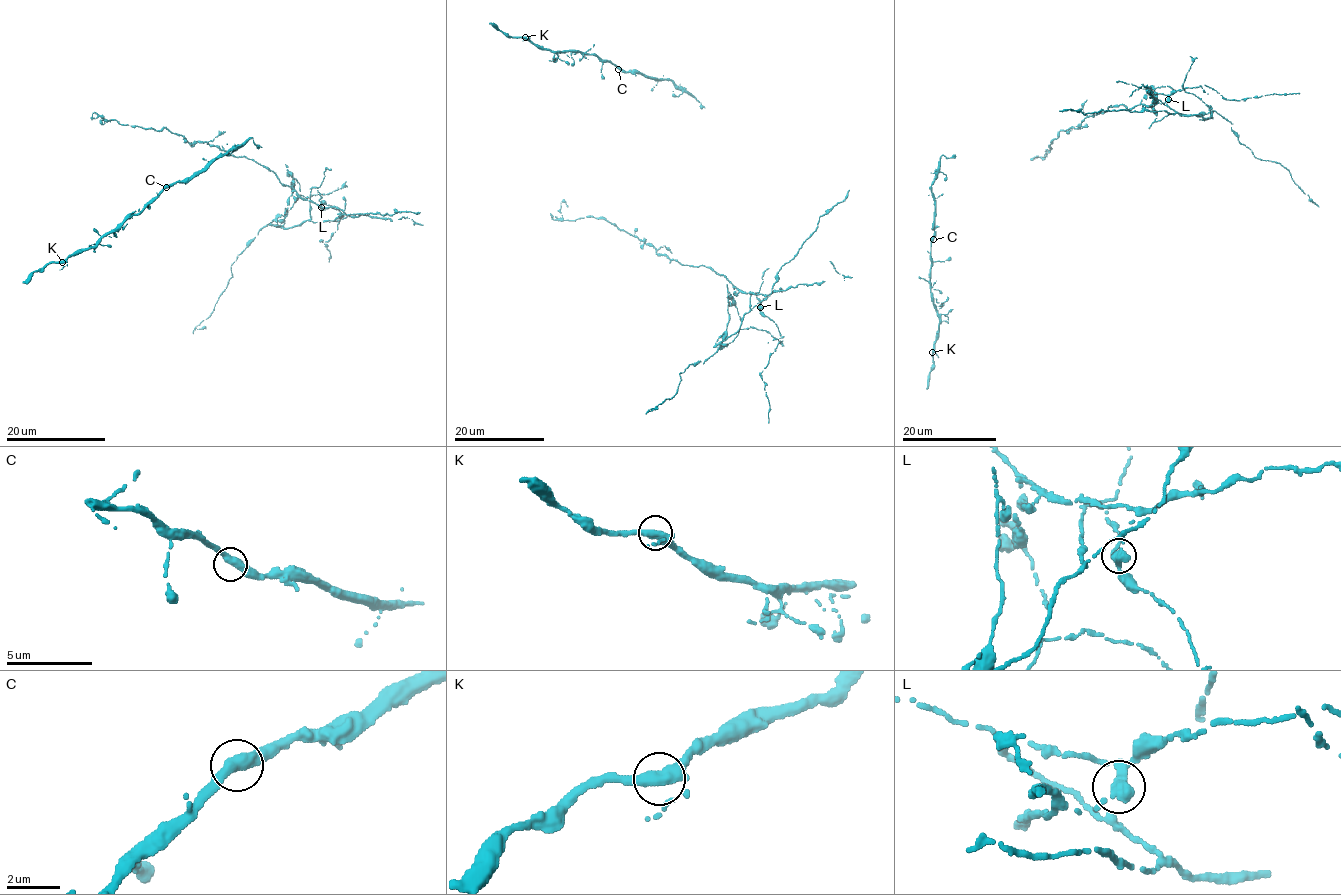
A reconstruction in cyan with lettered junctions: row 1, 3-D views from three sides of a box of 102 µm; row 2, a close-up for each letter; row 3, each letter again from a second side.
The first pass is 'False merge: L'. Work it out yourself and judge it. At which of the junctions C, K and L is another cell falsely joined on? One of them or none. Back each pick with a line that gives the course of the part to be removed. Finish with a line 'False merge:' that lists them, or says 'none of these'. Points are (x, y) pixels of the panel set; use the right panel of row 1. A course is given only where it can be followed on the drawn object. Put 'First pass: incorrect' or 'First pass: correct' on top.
First pass: correct
L: (1168, 99), (1148, 93), (1183, 115), (1227, 119), (1254, 156), (1280, 163), (1309, 198)
False merge: L

